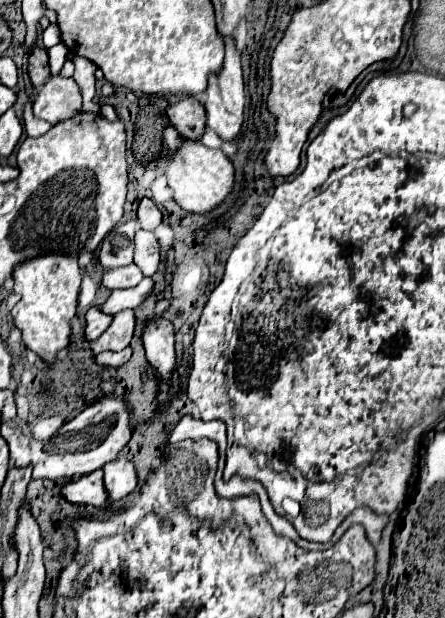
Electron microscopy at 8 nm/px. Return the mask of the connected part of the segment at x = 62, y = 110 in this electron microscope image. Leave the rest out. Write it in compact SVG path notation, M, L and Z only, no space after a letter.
M50 78L34 100L34 116L50 124L68 120L78 112L82 112L82 96L74 78Z

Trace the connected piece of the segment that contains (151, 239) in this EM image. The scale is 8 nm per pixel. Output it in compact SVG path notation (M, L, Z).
M138 230L134 234L134 264L144 276L152 276L160 264L160 244L154 232Z

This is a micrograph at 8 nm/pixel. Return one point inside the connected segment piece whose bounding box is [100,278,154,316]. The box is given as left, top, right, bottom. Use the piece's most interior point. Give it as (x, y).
(120, 300)

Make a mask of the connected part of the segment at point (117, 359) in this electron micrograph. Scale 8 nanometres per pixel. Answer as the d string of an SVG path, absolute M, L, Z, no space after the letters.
M124 348L120 352L102 352L100 356L96 356L96 364L108 366L108 368L118 368L130 358L130 354L132 354L130 348Z

